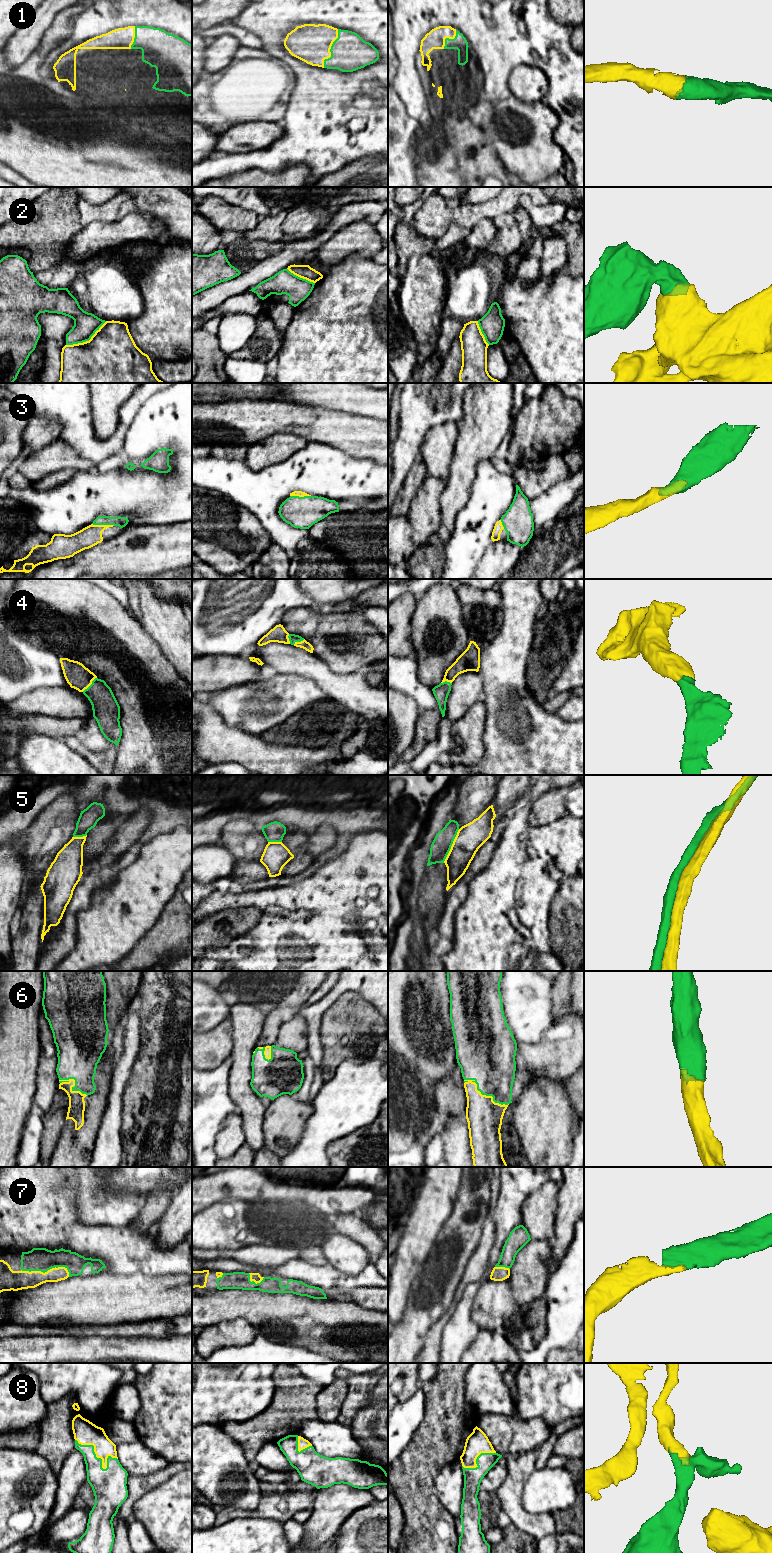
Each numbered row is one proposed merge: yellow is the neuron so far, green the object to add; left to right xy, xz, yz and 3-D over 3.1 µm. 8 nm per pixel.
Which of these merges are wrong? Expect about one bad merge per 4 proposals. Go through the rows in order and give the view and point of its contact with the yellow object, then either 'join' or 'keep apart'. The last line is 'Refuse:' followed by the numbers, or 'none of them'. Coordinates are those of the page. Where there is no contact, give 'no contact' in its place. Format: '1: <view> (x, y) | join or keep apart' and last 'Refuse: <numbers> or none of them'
1: xz (330, 48) | join
2: xy (86, 341) | keep apart
3: xy (103, 525) | join
4: xy (89, 685) | join
5: yz (451, 846) | keep apart
6: yz (485, 1095) | join
7: xy (47, 1271) | join
8: xy (100, 1457) | join
Refuse: 2, 5

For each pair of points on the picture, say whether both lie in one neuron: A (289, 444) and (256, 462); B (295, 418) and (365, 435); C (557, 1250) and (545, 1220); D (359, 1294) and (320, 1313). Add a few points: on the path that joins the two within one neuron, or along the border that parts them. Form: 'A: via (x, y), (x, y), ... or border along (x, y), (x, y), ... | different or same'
A: via (281, 446), (264, 454) | same
B: via (312, 423), (348, 432) | same
C: border along (556, 1215), (553, 1237), (549, 1241) | different
D: border along (350, 1300), (362, 1307), (372, 1309) | different

